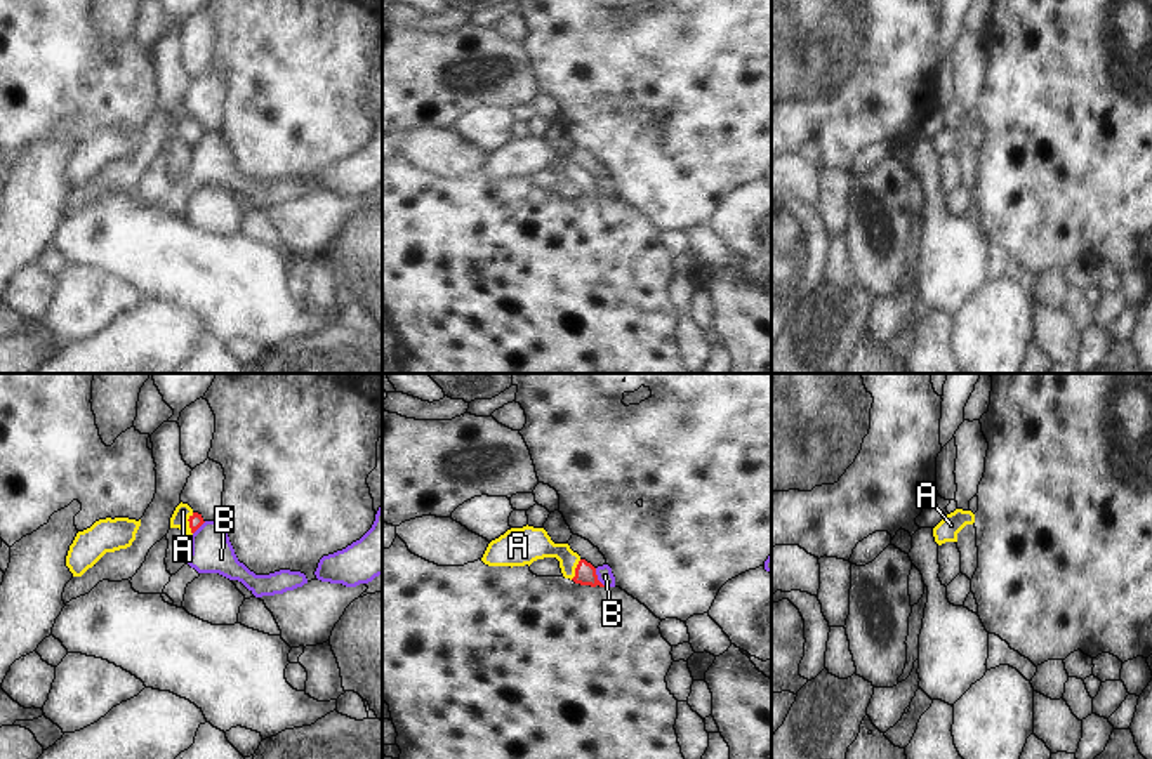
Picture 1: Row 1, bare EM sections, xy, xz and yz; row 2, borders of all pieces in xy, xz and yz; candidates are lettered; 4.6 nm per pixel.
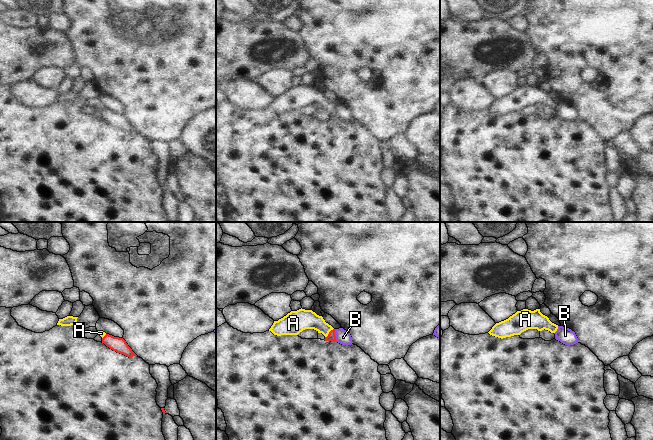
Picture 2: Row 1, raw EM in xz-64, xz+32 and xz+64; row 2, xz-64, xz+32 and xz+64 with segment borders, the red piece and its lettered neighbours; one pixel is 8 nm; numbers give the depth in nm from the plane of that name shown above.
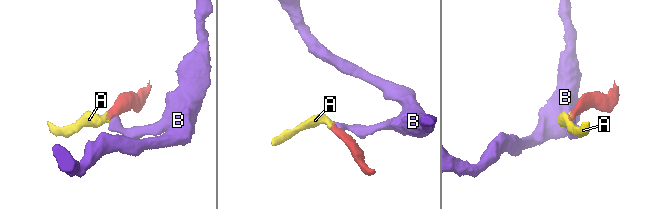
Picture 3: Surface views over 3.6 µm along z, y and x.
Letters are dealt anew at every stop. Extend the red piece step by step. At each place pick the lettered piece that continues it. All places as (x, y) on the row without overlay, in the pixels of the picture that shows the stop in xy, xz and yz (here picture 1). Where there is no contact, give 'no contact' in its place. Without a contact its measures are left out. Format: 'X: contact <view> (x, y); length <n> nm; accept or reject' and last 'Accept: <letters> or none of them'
A: contact xy (190, 134); length 100 nm; accept
B: contact xz (596, 190); length 110 nm; reject
Accept: A

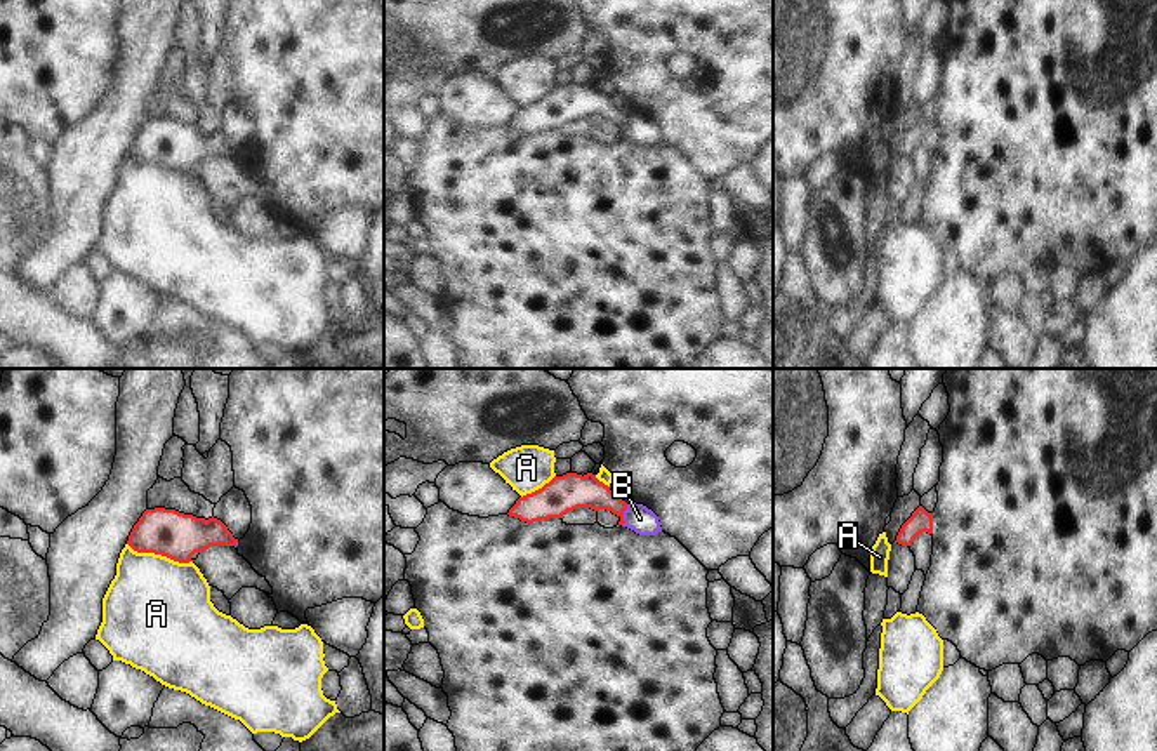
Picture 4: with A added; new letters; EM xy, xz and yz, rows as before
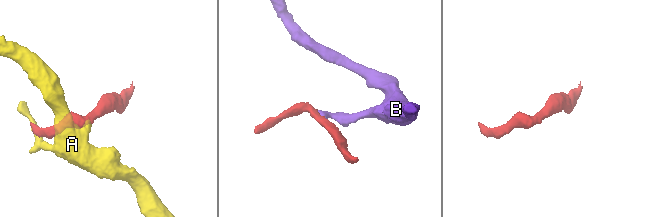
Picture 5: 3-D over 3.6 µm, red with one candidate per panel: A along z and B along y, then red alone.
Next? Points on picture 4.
A: contact xy (160, 164); length 320 nm; reject
B: contact xz (622, 126); length 110 nm; reject
Accept: none of them

